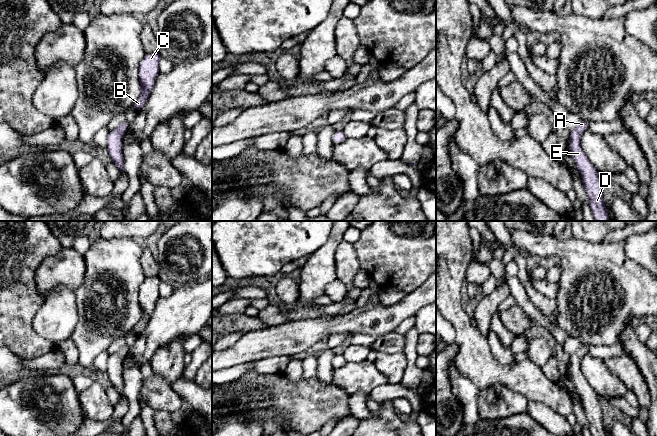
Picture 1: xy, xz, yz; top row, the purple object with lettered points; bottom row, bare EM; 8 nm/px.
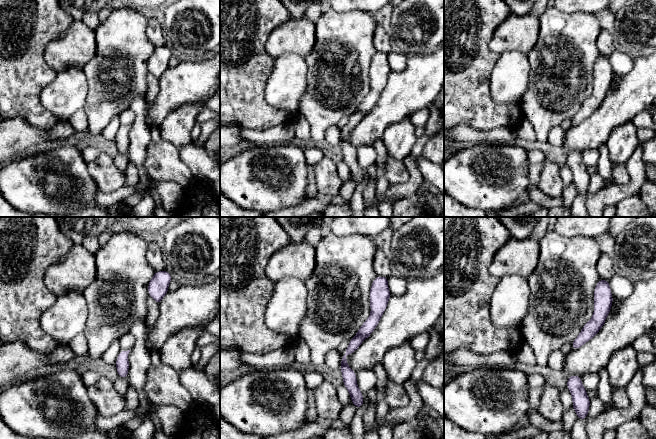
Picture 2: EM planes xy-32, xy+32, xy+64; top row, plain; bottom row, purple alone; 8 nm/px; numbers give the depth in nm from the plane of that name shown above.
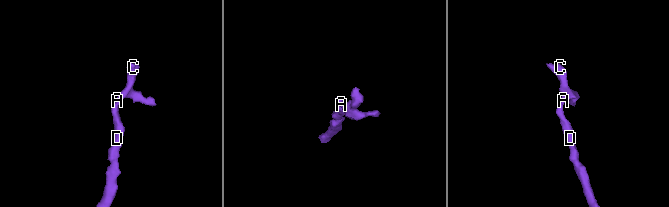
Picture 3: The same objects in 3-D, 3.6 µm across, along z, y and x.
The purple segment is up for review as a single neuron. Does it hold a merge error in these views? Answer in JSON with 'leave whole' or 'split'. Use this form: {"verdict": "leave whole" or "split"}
{"verdict": "leave whole"}

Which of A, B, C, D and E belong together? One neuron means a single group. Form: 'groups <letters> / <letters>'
groups A B C D E

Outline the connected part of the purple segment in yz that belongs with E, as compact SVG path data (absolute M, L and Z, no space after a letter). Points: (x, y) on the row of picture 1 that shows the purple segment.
M581 119L580 124L570 132L569 147L577 169L581 173L582 183L589 198L589 206L596 221L610 221L604 205L602 185L598 178L598 171L590 163L583 152L580 139L582 133L588 128L589 121Z

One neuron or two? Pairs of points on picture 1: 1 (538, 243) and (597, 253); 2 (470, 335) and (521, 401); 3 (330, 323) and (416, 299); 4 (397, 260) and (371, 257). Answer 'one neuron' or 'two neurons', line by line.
1: one neuron
2: two neurons
3: one neuron
4: one neuron

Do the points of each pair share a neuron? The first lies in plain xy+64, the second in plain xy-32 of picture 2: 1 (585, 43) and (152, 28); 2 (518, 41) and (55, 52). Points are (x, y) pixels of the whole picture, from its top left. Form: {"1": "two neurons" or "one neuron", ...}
{"1": "two neurons", "2": "one neuron"}

